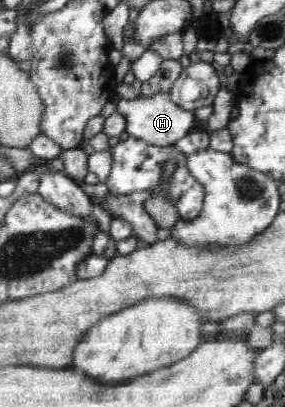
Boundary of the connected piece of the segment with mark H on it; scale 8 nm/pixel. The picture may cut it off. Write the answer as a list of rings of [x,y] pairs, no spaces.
[[[157,91],[150,97],[137,96],[131,99],[118,99],[116,112],[121,113],[127,121],[126,132],[131,137],[140,138],[158,147],[170,147],[185,134],[189,134],[197,126],[194,111],[181,108],[171,100],[169,93]]]

